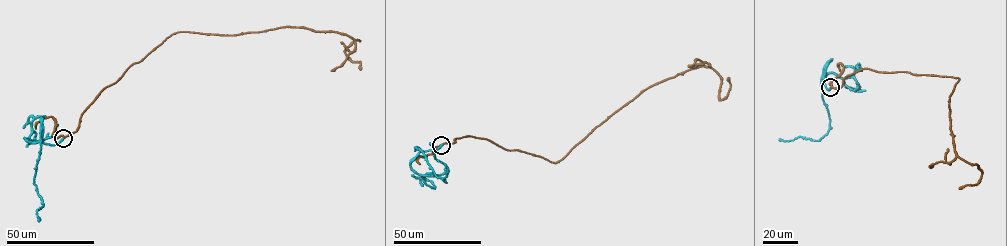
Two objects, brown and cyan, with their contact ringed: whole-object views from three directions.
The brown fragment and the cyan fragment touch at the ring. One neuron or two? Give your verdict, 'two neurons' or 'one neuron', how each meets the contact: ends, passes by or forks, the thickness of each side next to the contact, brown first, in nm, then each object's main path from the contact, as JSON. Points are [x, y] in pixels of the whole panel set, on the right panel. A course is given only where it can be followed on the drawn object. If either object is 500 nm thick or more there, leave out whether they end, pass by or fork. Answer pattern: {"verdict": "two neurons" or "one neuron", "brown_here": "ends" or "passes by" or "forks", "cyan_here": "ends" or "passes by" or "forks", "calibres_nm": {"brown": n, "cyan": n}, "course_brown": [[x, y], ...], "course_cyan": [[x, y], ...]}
{"verdict": "one neuron", "calibres_nm": {"brown": 320, "cyan": 500}, "course_brown": [[830, 87], [866, 68], [958, 78], [949, 107], [955, 150], [981, 175], [959, 188]], "course_cyan": [[830, 87], [824, 84], [827, 64], [821, 87], [830, 122], [826, 135], [815, 141], [799, 137], [779, 139]]}

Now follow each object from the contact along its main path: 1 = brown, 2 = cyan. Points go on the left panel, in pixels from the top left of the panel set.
1: (63, 138), (104, 89), (181, 31), (335, 31), (359, 41), (345, 53), (360, 69)
2: (63, 138), (46, 144), (41, 125), (34, 180), (44, 205), (37, 210), (38, 221)

